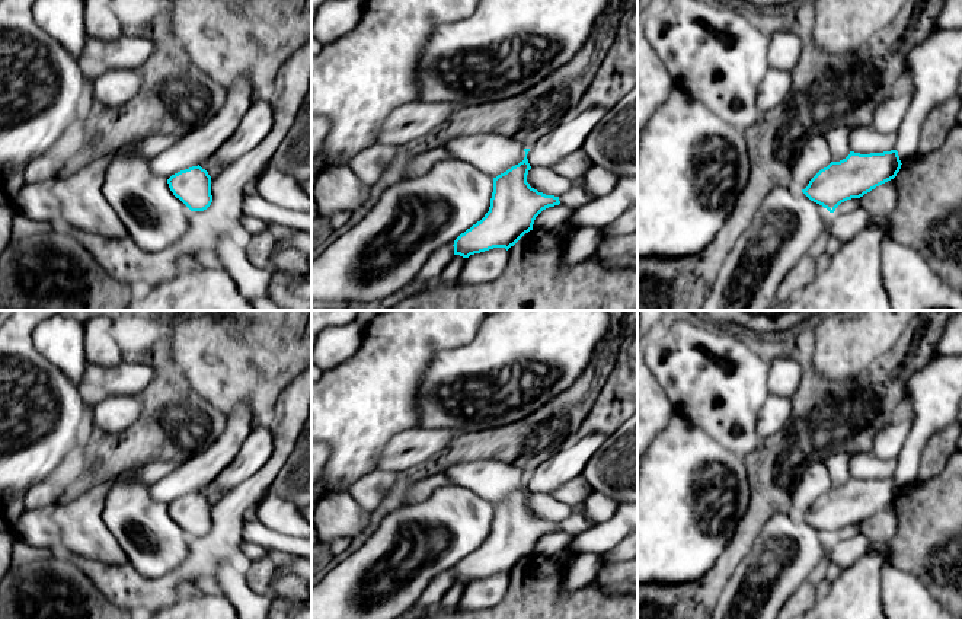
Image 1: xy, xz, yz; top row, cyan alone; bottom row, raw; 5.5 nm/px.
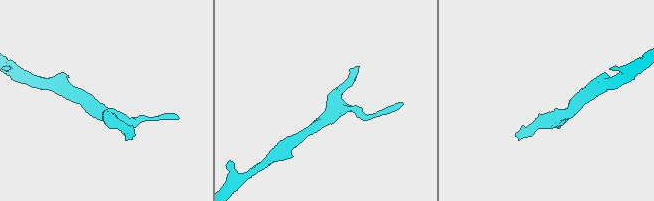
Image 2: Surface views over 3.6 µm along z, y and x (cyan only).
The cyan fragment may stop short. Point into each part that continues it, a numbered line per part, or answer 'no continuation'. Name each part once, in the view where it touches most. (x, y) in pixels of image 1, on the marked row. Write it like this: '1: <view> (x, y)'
no continuation

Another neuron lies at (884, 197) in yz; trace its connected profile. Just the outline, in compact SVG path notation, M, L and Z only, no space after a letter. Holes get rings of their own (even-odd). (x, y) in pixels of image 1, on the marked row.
M895 178L876 186L870 192L859 198L863 207L872 217L888 218L897 204L898 188Z

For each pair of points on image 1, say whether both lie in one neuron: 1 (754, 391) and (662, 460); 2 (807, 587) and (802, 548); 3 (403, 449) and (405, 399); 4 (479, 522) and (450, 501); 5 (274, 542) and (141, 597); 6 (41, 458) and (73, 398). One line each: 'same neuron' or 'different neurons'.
1: different neurons
2: different neurons
3: different neurons
4: same neuron
5: different neurons
6: same neuron

